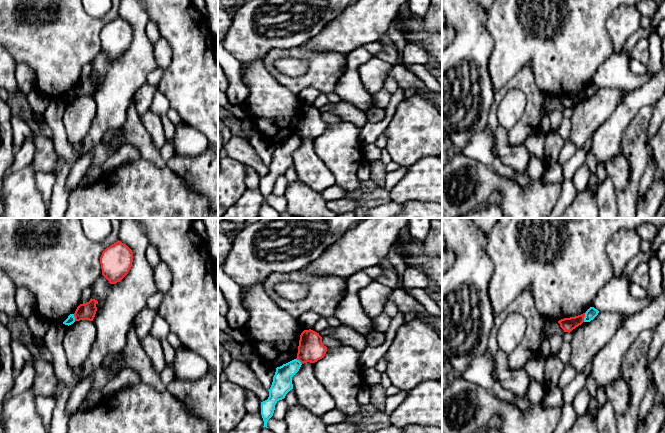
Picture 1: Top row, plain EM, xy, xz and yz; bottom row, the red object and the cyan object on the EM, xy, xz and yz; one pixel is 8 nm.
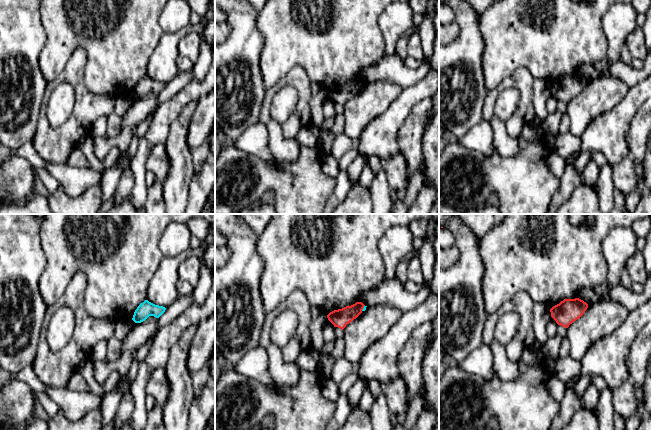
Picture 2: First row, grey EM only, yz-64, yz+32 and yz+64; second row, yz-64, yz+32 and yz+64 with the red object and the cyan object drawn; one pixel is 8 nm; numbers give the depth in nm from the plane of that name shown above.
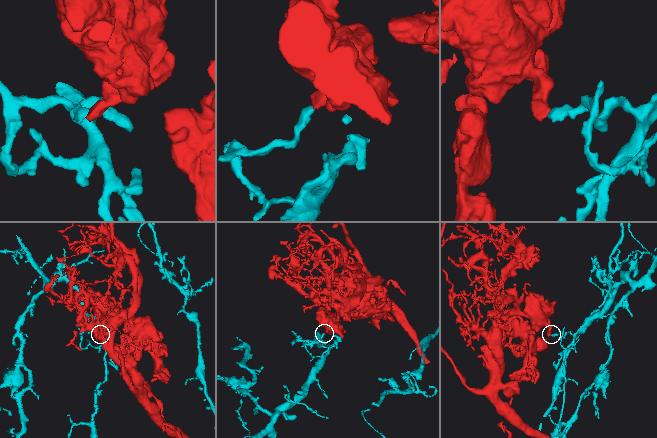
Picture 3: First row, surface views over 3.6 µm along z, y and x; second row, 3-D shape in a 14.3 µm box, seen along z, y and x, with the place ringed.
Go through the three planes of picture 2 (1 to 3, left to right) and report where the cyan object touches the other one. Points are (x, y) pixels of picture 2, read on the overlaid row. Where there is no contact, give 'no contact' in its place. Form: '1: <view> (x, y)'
1: no contact
2: yz+32 (363, 307)
3: no contact

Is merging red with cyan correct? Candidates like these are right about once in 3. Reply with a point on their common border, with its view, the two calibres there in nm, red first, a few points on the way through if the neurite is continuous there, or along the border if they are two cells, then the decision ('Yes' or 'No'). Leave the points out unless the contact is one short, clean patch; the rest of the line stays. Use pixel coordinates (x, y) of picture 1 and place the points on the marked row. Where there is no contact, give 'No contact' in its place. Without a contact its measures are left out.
Touches red at yz (584, 316). Thickness 110 nm (red) against 90 nm. Boundary: yz (586, 312), (583, 321). No

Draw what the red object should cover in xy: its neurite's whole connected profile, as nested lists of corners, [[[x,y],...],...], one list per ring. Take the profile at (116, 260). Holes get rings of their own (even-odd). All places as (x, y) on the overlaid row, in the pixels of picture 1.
[[[118,240],[102,252],[100,257],[102,275],[110,284],[116,284],[128,274],[132,262],[132,250]]]

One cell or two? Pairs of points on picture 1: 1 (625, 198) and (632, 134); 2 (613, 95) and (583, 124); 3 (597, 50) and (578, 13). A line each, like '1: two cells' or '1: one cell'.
1: one cell
2: one cell
3: one cell

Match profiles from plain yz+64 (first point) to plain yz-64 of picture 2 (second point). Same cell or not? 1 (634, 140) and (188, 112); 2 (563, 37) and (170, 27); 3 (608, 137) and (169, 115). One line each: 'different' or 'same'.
1: same
2: different
3: same

